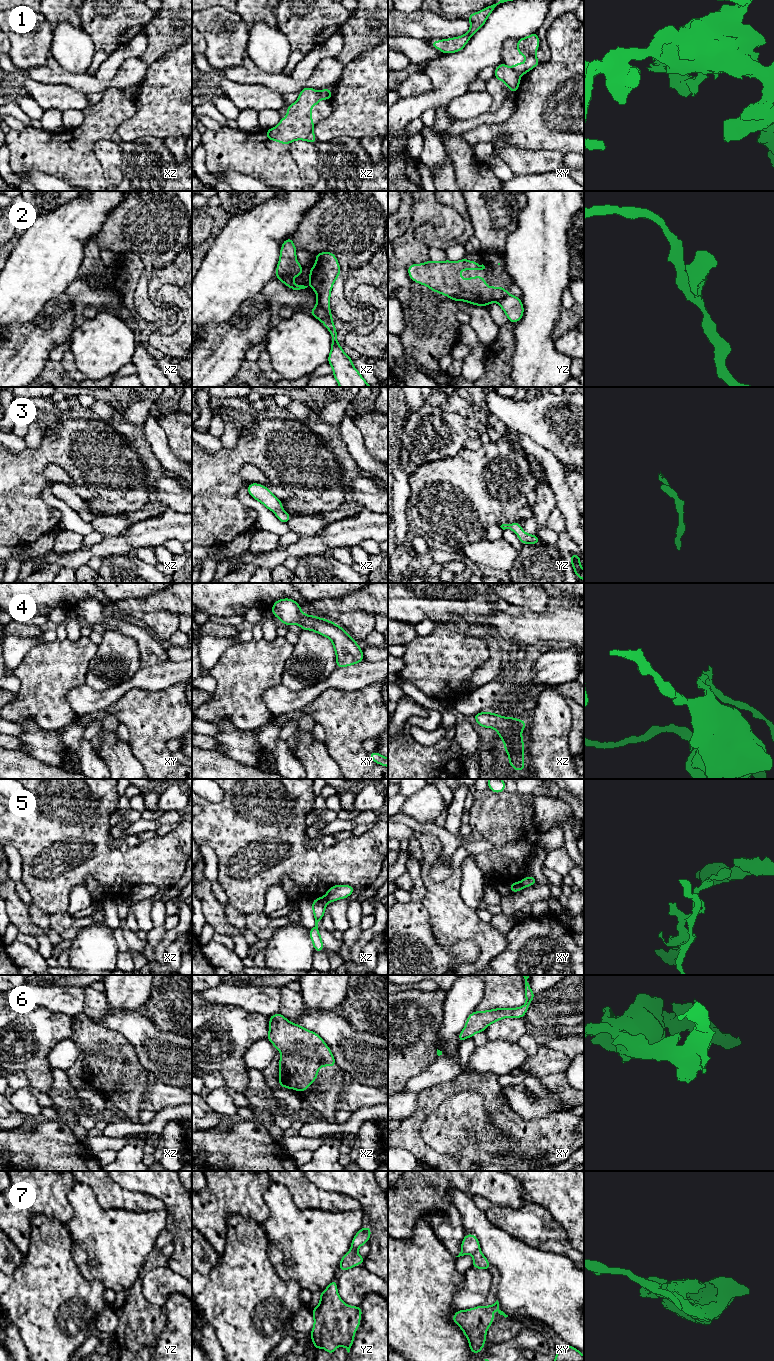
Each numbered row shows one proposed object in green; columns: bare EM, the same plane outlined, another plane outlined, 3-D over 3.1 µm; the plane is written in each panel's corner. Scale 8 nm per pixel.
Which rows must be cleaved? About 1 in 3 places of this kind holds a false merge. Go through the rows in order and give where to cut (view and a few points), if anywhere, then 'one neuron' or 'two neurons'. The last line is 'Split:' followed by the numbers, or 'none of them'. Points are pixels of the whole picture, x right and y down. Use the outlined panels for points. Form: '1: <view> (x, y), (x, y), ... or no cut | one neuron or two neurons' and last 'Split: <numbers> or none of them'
1: xy (512, 68), (517, 74) | two neurons
2: xz (317, 300), (323, 308), (329, 311) | two neurons
3: no cut | one neuron
4: no cut | one neuron
5: xz (324, 896), (327, 902) | two neurons
6: no cut | one neuron
7: xy (479, 1249), (473, 1254) | two neurons
Split: 1, 2, 5, 7

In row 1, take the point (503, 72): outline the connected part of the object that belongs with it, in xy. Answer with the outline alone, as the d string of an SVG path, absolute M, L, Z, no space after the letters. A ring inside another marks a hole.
M501 63L496 67L494 77L504 82L509 87L511 93L516 93L521 78L513 68Z

